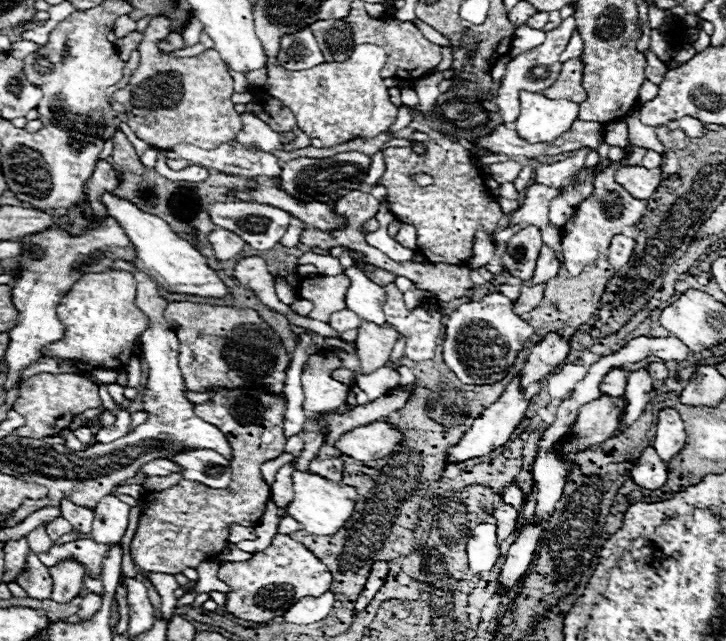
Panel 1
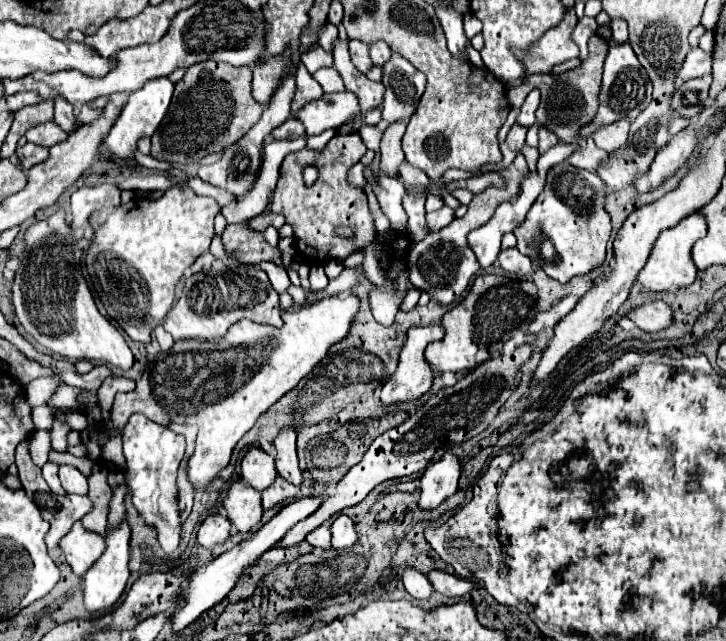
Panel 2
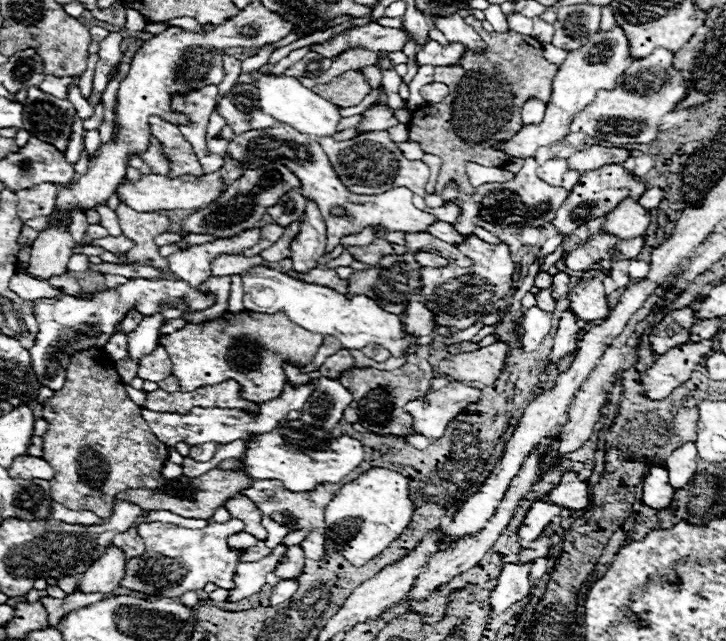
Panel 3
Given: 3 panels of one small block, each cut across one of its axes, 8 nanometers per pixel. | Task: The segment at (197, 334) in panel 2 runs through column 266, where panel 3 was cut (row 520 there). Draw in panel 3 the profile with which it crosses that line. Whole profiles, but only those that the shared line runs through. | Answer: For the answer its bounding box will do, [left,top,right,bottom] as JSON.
[242,480,332,530]

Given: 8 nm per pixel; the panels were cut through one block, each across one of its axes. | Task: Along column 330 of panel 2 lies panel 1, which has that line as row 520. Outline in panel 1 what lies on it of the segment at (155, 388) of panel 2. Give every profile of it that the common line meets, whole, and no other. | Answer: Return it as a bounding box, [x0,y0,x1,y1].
[286,470,358,536]

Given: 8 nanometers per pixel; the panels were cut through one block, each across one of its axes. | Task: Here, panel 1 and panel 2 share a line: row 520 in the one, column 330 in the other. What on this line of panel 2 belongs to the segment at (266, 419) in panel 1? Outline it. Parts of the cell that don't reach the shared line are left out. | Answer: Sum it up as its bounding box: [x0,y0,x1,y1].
[270,134,374,264]

